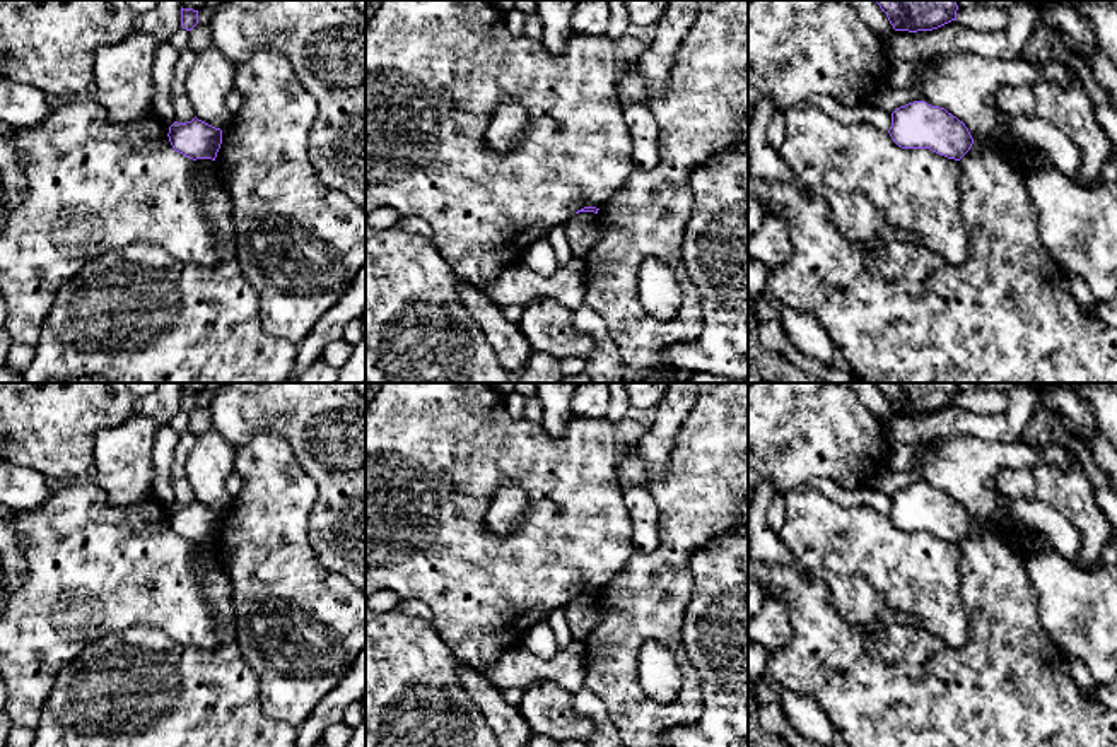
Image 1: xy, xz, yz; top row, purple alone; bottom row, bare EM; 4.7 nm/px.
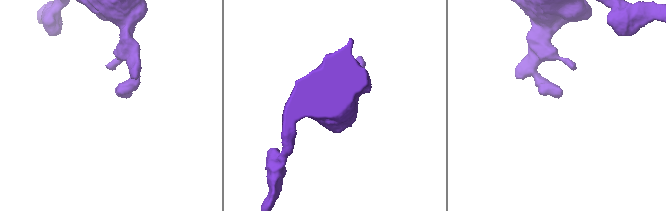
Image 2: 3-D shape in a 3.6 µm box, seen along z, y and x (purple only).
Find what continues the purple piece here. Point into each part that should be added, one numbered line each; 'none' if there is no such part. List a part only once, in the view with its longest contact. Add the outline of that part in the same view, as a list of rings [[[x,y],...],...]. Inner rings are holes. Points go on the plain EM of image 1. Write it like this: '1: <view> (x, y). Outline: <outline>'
none

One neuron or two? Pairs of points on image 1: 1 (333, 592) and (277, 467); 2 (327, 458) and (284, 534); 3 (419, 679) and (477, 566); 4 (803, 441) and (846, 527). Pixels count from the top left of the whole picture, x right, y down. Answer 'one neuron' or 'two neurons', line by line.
1: one neuron
2: two neurons
3: two neurons
4: two neurons

